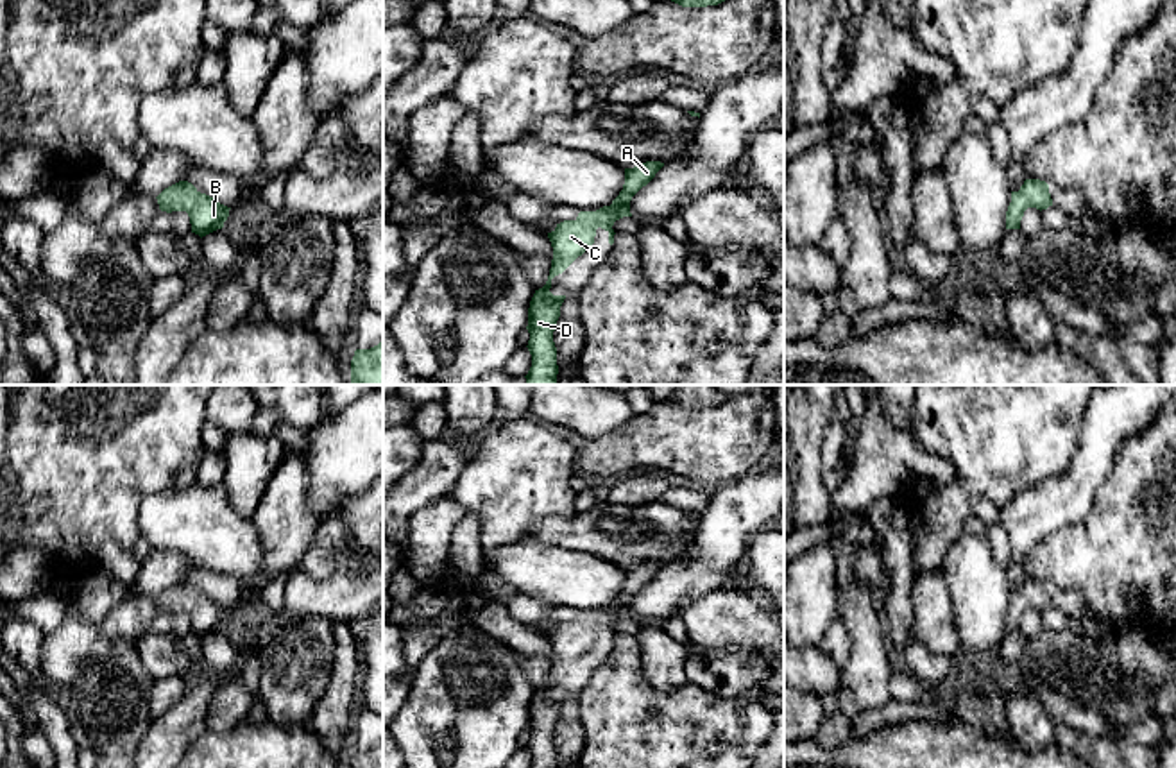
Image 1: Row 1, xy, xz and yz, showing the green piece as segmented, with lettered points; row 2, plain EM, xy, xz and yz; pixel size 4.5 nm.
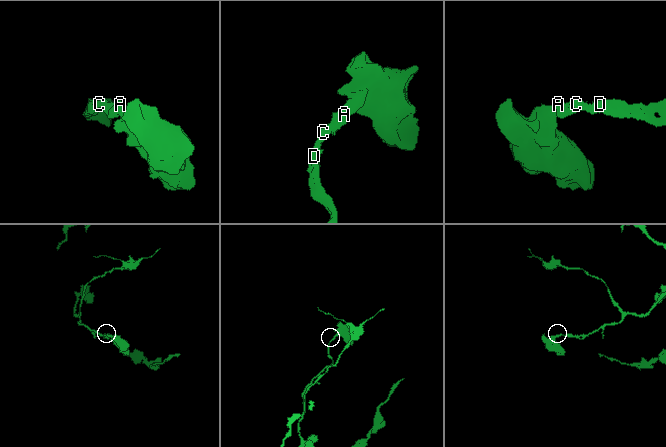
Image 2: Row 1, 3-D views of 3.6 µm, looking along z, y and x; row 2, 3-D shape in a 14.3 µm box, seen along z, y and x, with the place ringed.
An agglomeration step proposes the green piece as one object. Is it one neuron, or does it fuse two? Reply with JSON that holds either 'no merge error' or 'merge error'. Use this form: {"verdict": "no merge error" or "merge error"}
{"verdict": "no merge error"}

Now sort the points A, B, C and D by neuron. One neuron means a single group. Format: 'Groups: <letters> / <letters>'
Groups: A B C D

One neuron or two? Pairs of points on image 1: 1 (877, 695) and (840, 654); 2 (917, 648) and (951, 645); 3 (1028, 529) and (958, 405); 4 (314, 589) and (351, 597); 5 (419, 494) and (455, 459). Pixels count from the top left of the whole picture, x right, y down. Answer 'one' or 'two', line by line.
1: two
2: two
3: two
4: one
5: one

